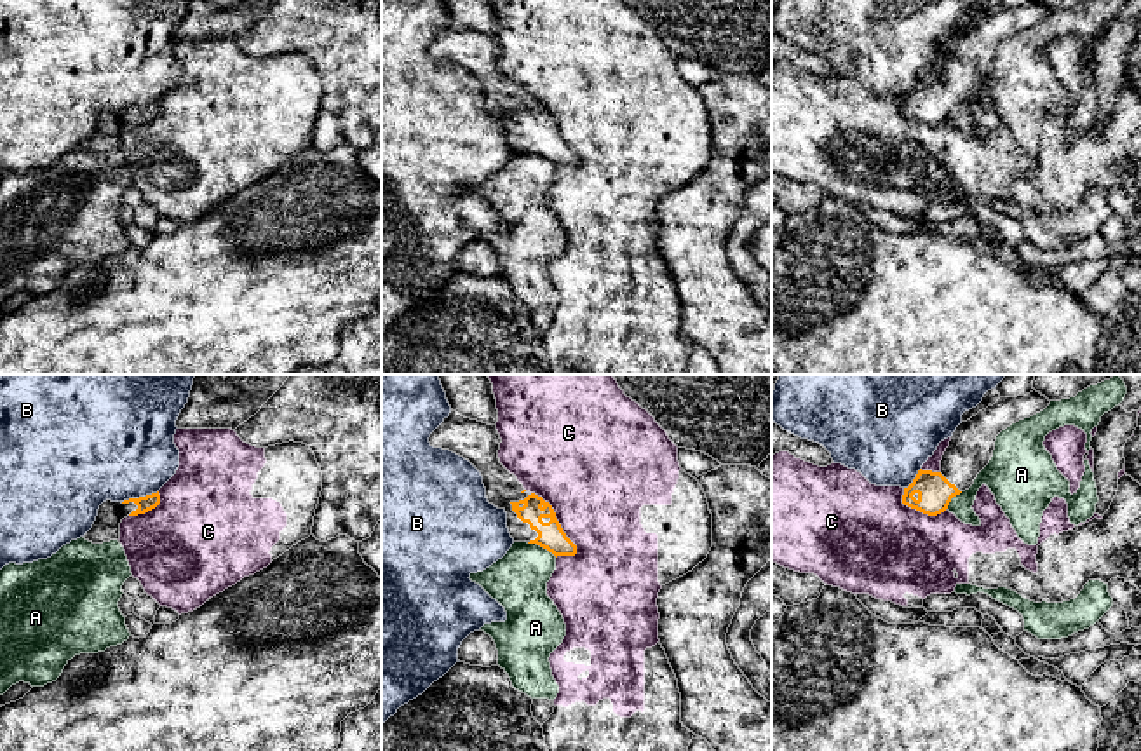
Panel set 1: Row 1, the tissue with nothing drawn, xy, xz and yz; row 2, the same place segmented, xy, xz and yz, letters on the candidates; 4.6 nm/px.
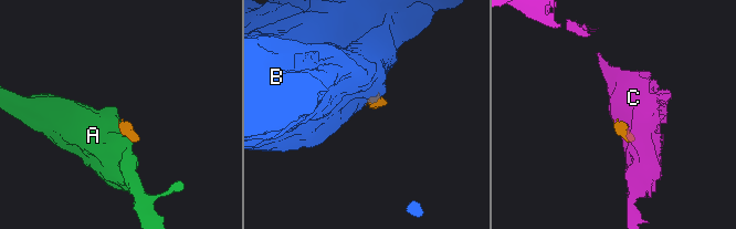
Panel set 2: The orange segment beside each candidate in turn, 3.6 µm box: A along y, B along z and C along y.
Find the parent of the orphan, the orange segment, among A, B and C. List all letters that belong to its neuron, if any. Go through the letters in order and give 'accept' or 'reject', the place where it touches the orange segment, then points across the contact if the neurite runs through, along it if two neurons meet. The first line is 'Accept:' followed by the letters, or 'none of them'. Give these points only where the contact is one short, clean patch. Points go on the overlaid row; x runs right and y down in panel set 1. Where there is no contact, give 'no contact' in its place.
Accept: none of them
A: reject | xz (542, 546) | along xz (526, 542), (535, 542), (556, 556)
B: reject | xy (140, 497) | along xy (157, 490), (129, 497), (122, 502)
C: reject | xz (558, 521)

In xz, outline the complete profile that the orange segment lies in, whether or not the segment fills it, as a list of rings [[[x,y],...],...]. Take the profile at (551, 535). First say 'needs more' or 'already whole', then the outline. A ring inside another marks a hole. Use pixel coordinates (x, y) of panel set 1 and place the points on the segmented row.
needs more; [[[451,409],[429,443],[463,457],[481,472],[486,498],[507,512],[514,542],[537,544],[556,558],[577,554],[577,545],[563,531],[552,505],[535,493],[528,495],[517,477],[500,463],[502,439],[496,425],[465,418]]]

